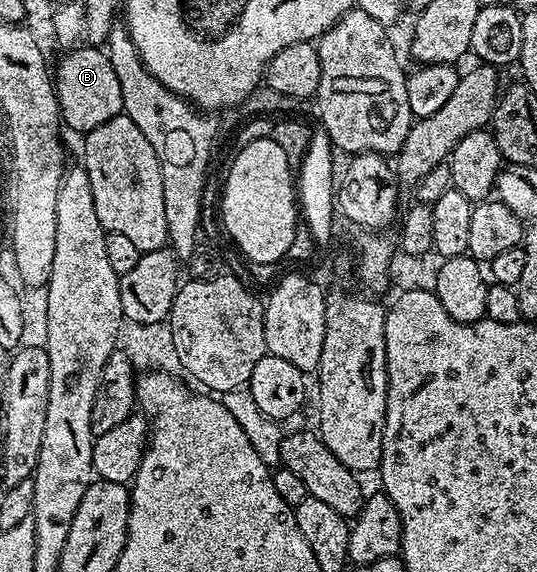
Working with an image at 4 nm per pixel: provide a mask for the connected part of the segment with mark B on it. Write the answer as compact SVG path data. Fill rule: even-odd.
M74 46L65 53L66 56L58 64L58 72L53 73L54 92L58 96L60 120L67 129L79 134L96 130L96 126L104 126L113 116L123 115L120 82L116 78L116 70L112 70L112 62L106 57L105 51L98 46Z

